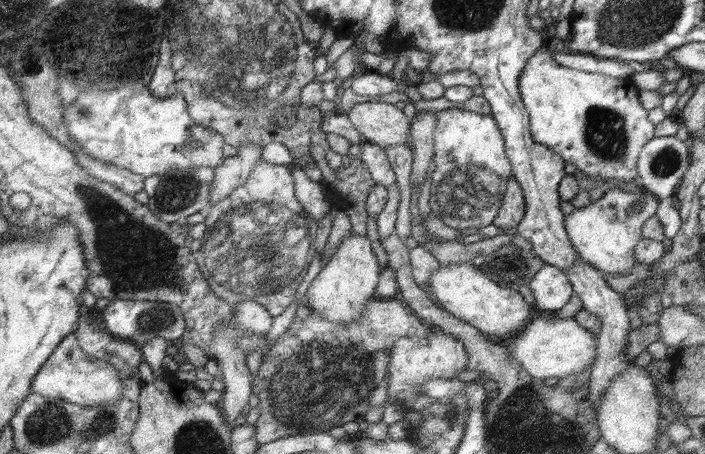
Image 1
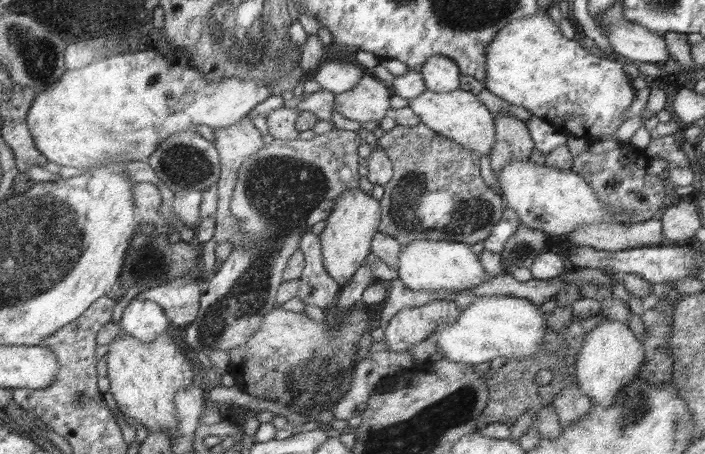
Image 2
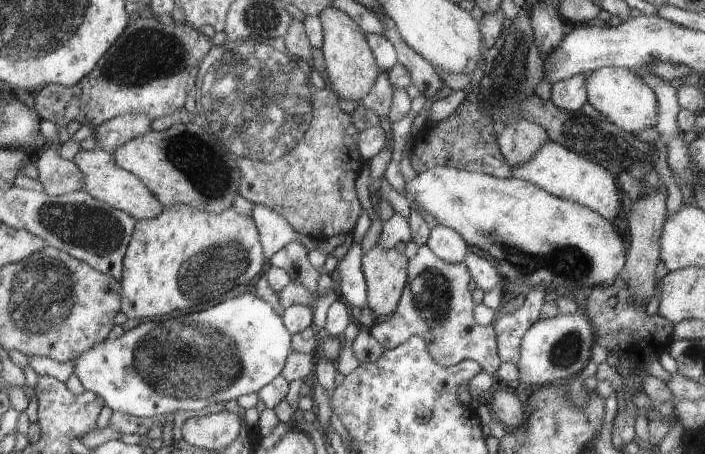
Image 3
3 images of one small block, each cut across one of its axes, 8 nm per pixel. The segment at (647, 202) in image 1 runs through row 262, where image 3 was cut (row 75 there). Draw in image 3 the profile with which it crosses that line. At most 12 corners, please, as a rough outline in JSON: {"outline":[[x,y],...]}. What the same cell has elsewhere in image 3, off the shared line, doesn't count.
{"outline":[[631,69],[586,73],[587,102],[628,133],[656,127],[659,102]]}

